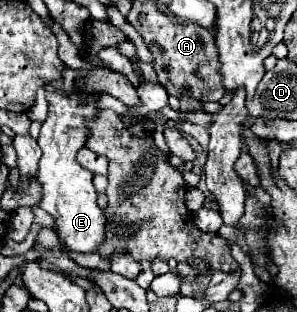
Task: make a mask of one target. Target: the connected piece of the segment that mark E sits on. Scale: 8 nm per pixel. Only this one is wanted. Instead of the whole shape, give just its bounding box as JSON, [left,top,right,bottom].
[37,67,105,253]

